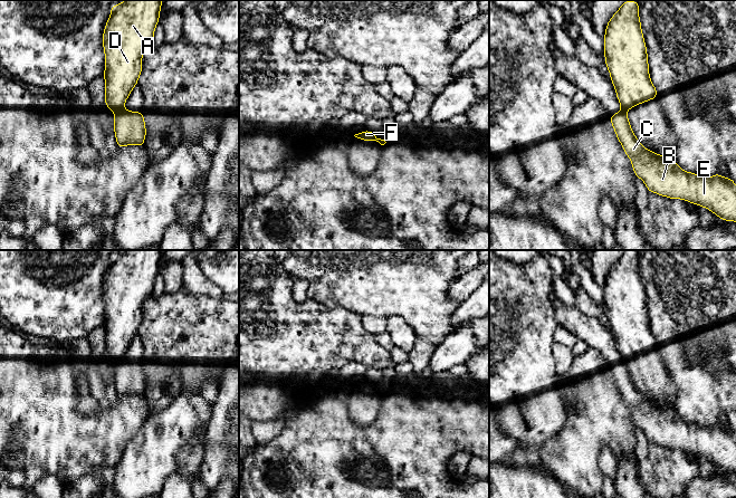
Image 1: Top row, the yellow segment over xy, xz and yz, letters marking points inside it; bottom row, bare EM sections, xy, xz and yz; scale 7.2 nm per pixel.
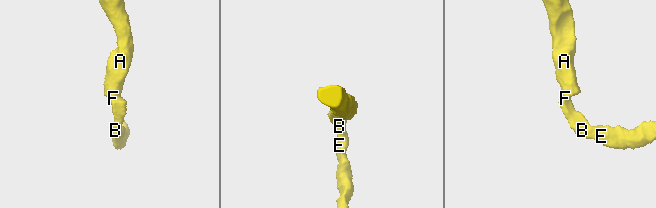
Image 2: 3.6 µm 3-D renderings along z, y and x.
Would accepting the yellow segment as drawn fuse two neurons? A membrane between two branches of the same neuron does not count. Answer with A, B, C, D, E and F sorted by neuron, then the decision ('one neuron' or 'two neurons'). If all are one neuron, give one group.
groups A D F / B C E; two neurons

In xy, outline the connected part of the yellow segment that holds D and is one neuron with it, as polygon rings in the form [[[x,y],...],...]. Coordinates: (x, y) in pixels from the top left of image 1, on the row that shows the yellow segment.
[[[125,0],[111,8],[103,33],[105,99],[109,112],[121,112],[142,73],[142,55],[150,48],[162,0]]]

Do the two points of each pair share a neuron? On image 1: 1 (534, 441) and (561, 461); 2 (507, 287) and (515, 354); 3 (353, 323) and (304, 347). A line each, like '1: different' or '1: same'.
1: different
2: same
3: same

